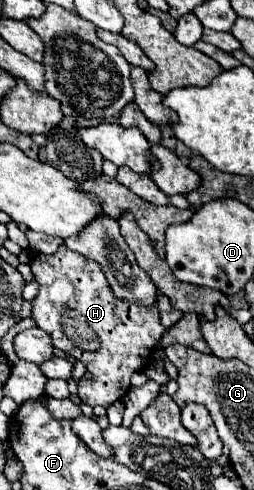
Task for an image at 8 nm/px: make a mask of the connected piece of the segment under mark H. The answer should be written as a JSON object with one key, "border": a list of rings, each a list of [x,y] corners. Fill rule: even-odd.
{"border":[[[64,244],[54,254],[32,256],[30,268],[32,268],[34,278],[40,284],[40,292],[32,302],[34,304],[32,318],[36,320],[38,328],[42,328],[50,334],[56,348],[60,348],[66,354],[74,356],[76,360],[84,362],[88,372],[94,374],[92,380],[78,382],[80,400],[90,406],[108,408],[116,400],[124,398],[130,388],[130,376],[148,364],[150,354],[156,348],[156,342],[164,332],[164,328],[160,324],[158,308],[154,304],[150,308],[138,308],[138,304],[126,304],[124,300],[118,300],[118,296],[114,296],[114,292],[110,292],[110,284],[106,282],[100,266],[96,262],[84,258],[82,254],[66,248]]]}

